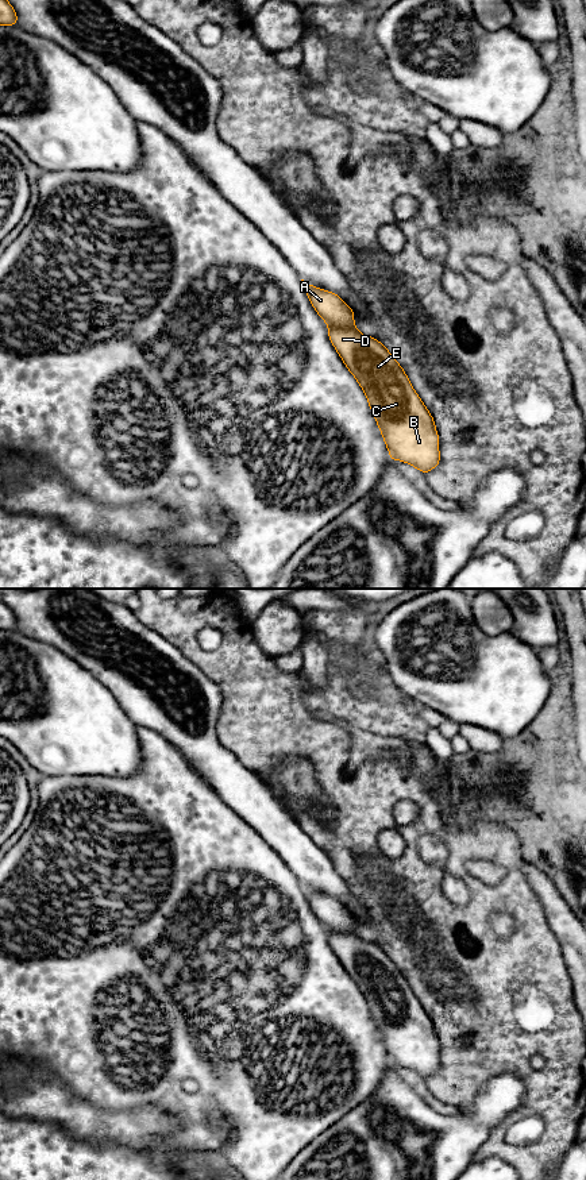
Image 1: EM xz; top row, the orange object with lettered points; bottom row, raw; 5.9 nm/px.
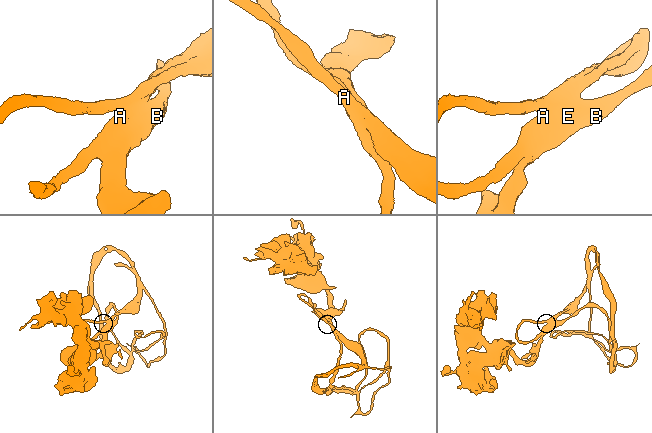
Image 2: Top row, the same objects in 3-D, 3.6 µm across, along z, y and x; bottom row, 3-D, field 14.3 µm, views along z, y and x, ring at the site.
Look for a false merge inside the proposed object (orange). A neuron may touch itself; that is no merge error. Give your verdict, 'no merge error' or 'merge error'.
no merge error

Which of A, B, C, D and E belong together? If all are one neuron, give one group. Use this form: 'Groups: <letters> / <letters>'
Groups: A B C D E

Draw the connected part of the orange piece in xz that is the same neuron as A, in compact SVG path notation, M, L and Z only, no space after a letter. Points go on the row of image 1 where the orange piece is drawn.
M301 279L307 296L328 325L328 336L343 363L363 389L392 460L402 460L423 474L440 463L439 435L433 417L415 392L408 375L388 348L355 328L354 311L335 293Z

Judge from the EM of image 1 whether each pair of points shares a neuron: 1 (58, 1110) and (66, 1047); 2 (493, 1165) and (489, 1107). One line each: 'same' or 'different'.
1: different
2: different

